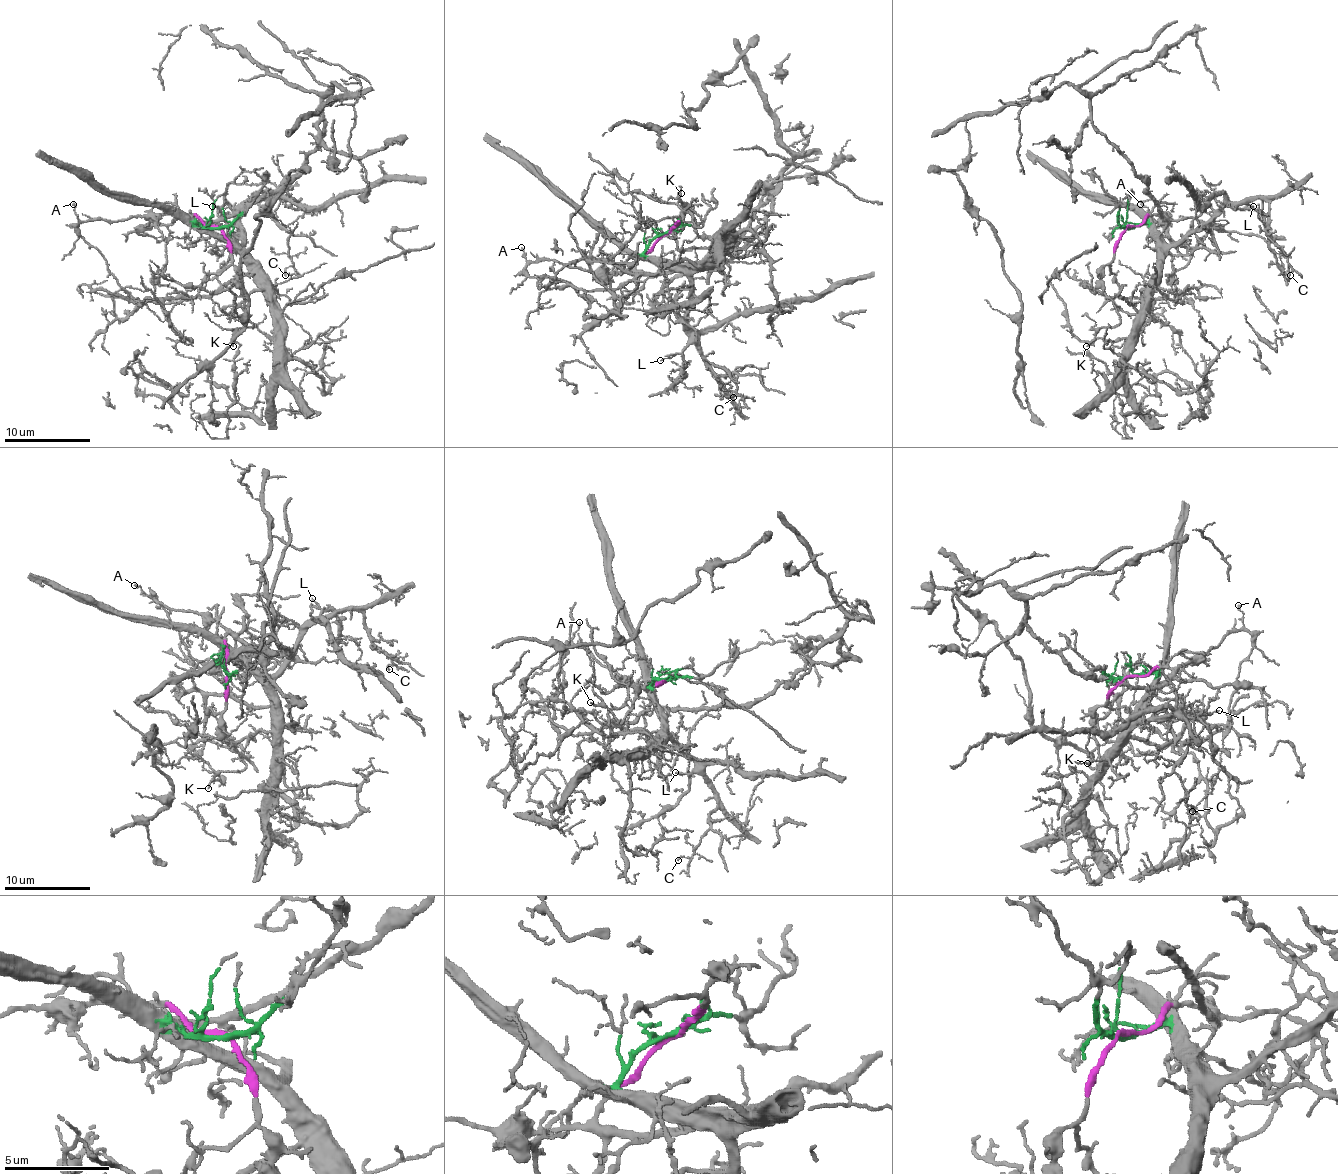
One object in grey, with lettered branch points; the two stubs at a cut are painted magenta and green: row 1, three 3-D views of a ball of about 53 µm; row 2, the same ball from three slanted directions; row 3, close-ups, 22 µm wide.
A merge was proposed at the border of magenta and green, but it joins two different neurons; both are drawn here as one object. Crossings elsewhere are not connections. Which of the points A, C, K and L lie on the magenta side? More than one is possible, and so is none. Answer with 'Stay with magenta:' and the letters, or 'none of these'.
Stay with magenta: A, K

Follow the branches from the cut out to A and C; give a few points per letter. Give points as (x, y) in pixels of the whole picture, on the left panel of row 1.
A: (216, 228), (205, 226), (194, 215), (141, 215), (110, 221), (82, 221), (74, 204)
C: (216, 228), (197, 224), (242, 243), (237, 213), (261, 198), (270, 215), (289, 234), (291, 260), (285, 275)

